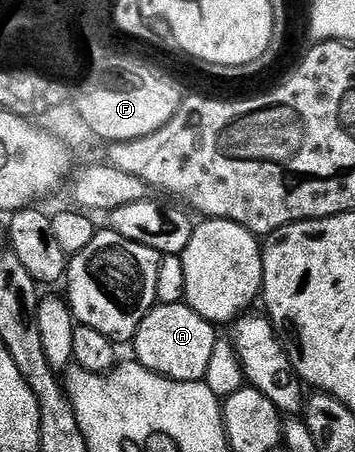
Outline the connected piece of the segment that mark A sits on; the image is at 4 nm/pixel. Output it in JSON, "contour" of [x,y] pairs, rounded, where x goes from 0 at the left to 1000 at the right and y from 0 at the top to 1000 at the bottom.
{"contour":[[[513,668],[496,673],[437,675],[431,686],[406,699],[383,735],[372,772],[375,790],[408,819],[439,823],[465,836],[499,845],[566,845],[586,823],[597,774],[620,750],[606,715],[575,708],[538,677]]]}

